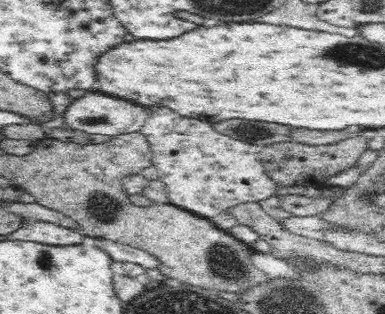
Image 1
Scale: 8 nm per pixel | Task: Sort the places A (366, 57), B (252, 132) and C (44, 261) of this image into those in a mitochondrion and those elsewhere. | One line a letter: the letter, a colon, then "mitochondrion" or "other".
A: mitochondrion
B: mitochondrion
C: other

